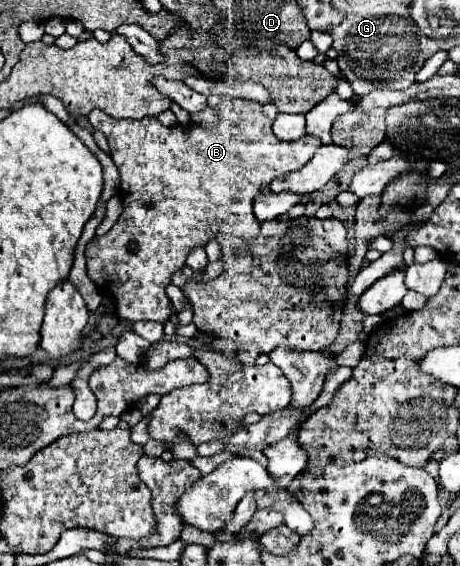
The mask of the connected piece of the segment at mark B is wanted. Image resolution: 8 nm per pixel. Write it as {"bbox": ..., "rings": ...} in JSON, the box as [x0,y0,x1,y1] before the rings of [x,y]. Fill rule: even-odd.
{"bbox":[86,95,322,323],"rings":[[[223,95],[217,107],[220,121],[213,127],[194,123],[164,127],[156,117],[144,117],[140,121],[114,119],[100,109],[90,111],[88,121],[94,129],[102,131],[110,145],[110,157],[120,171],[120,199],[124,213],[116,225],[102,237],[94,237],[86,245],[86,273],[100,289],[100,295],[114,301],[114,315],[122,321],[154,321],[166,323],[172,313],[166,287],[172,283],[172,275],[184,269],[188,253],[196,247],[204,247],[216,239],[216,233],[228,233],[244,241],[258,237],[260,223],[252,213],[252,203],[260,195],[262,187],[270,181],[300,169],[314,157],[322,141],[314,135],[304,135],[298,141],[280,141],[272,133],[272,119],[262,111],[262,105],[242,97]],[[242,103],[250,103],[250,113],[244,113]],[[128,243],[136,243],[138,251],[130,253]]]}

